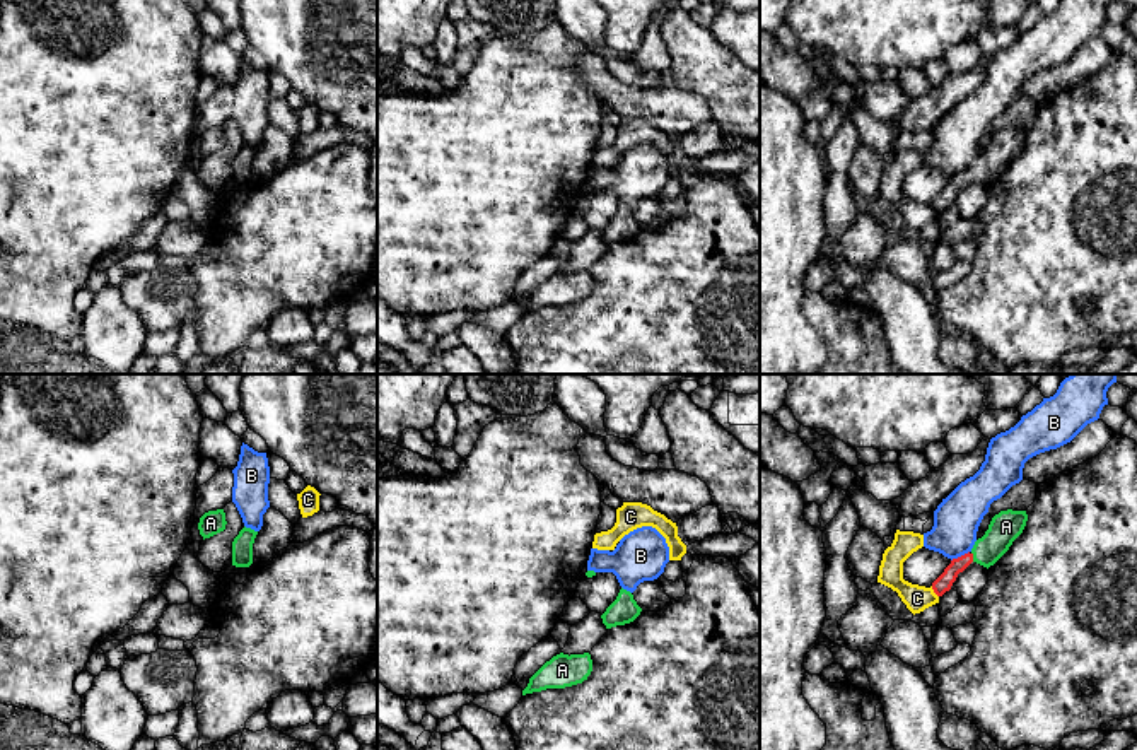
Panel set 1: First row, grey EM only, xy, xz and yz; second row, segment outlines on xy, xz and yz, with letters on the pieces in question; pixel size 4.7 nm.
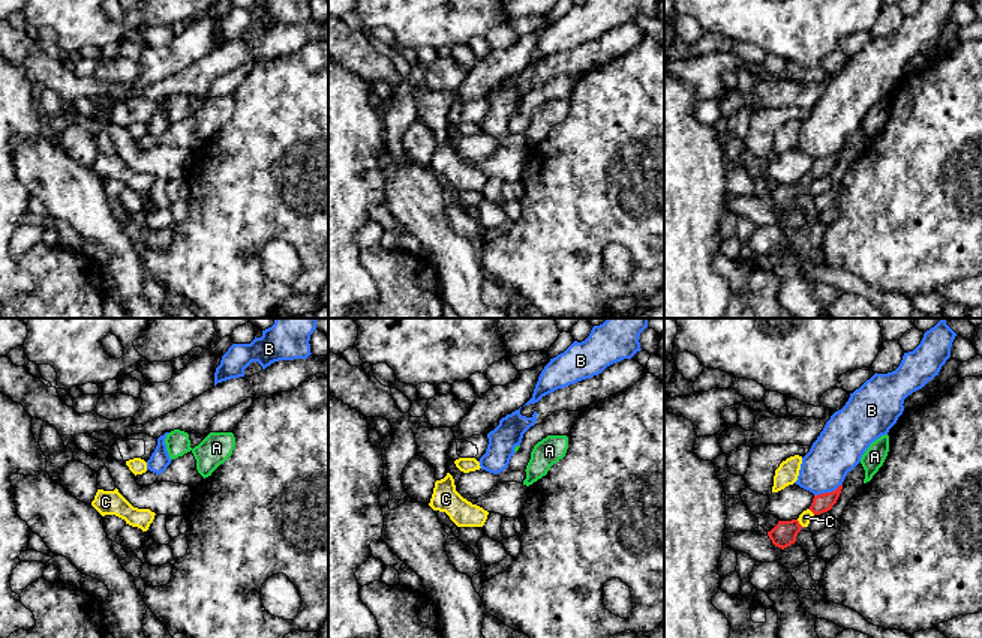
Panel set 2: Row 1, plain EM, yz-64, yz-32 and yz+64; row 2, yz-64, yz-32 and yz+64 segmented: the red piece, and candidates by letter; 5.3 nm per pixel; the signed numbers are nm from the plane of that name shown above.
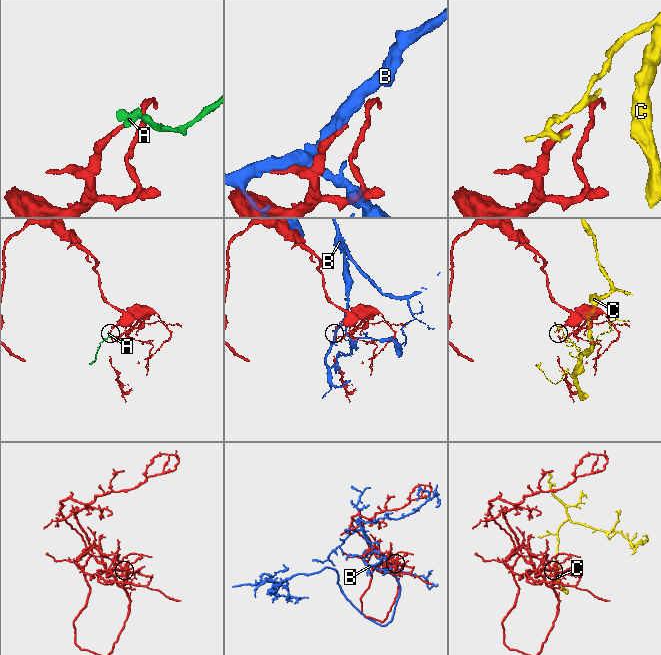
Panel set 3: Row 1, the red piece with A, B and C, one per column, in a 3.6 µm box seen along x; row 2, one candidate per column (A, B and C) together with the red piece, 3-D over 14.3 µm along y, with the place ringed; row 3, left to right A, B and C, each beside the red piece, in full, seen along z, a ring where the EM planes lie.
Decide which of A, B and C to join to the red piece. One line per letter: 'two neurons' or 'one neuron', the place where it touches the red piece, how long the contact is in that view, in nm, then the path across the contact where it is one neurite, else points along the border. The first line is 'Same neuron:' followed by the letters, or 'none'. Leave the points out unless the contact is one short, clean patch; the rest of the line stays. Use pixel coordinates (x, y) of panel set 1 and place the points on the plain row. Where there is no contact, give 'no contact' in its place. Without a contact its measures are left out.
Same neuron: A
A: one neuron | yz (972, 175) | 50 nm | across yz (944, 199), (962, 180), (972, 175), (1006, 144)
B: two neurons | yz (962, 173) | 100 nm
C: two neurons | yz (934, 209) | 70 nm

